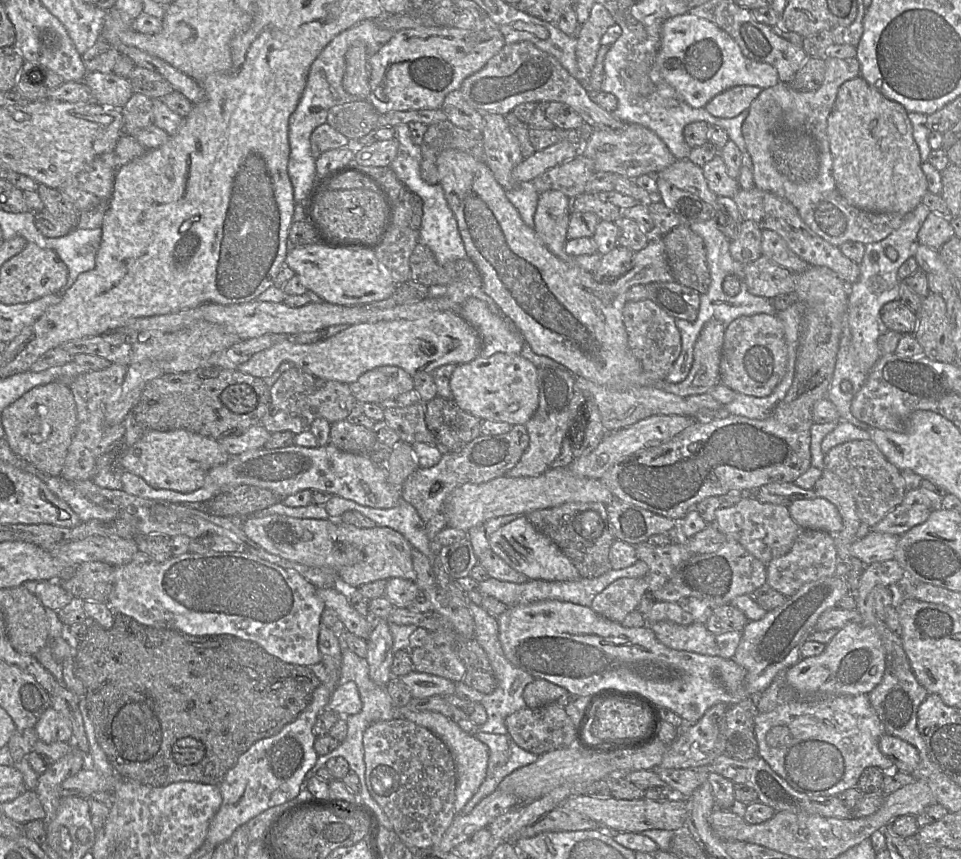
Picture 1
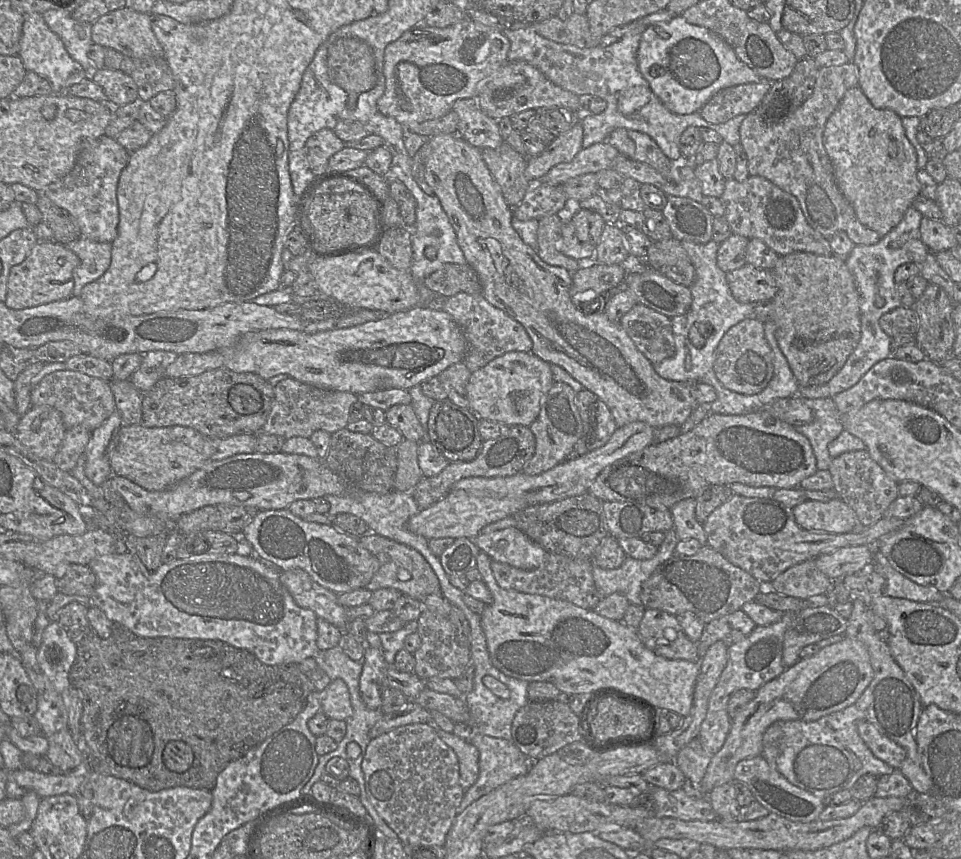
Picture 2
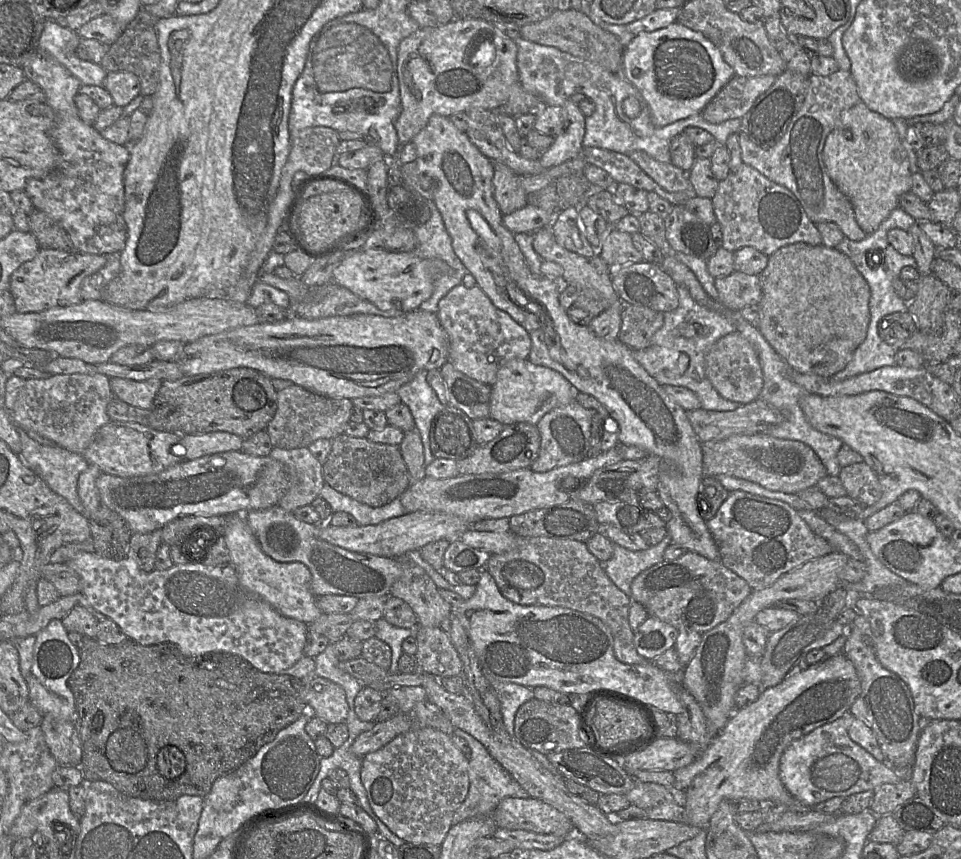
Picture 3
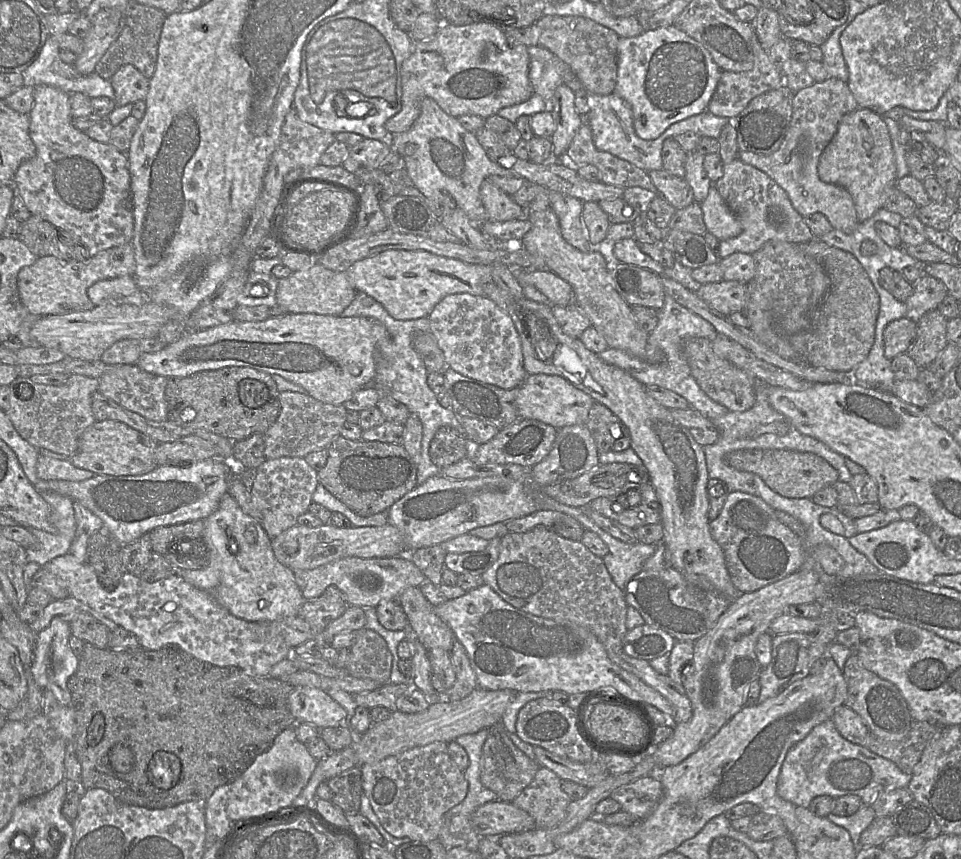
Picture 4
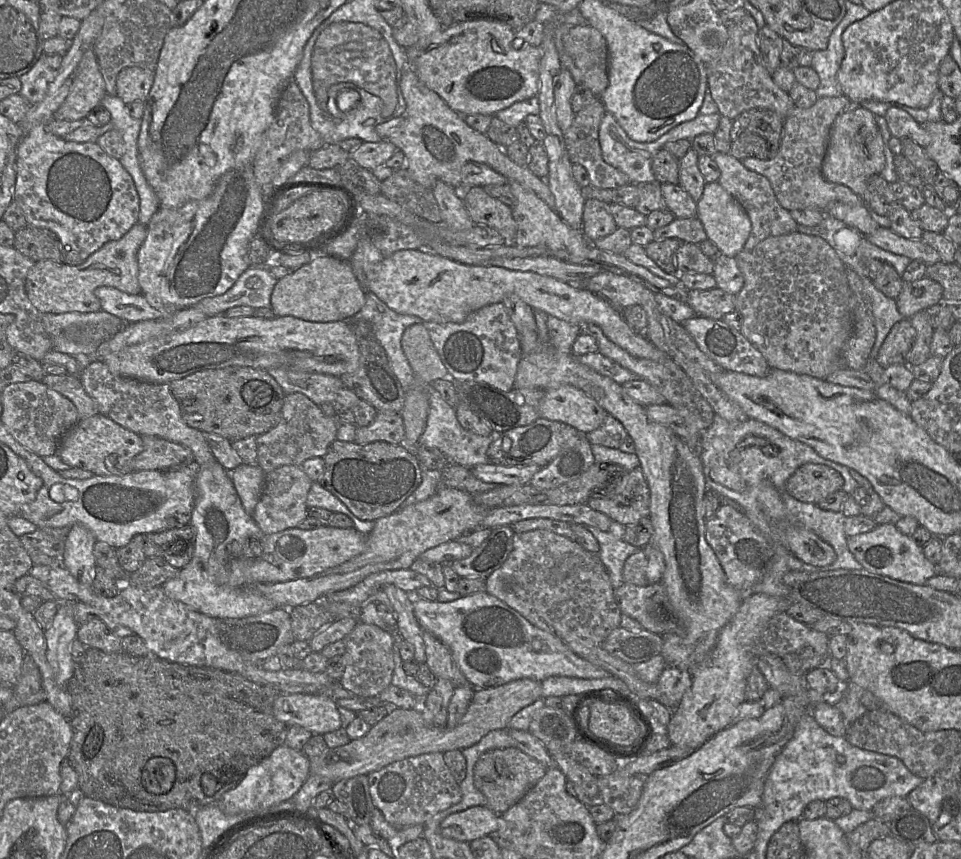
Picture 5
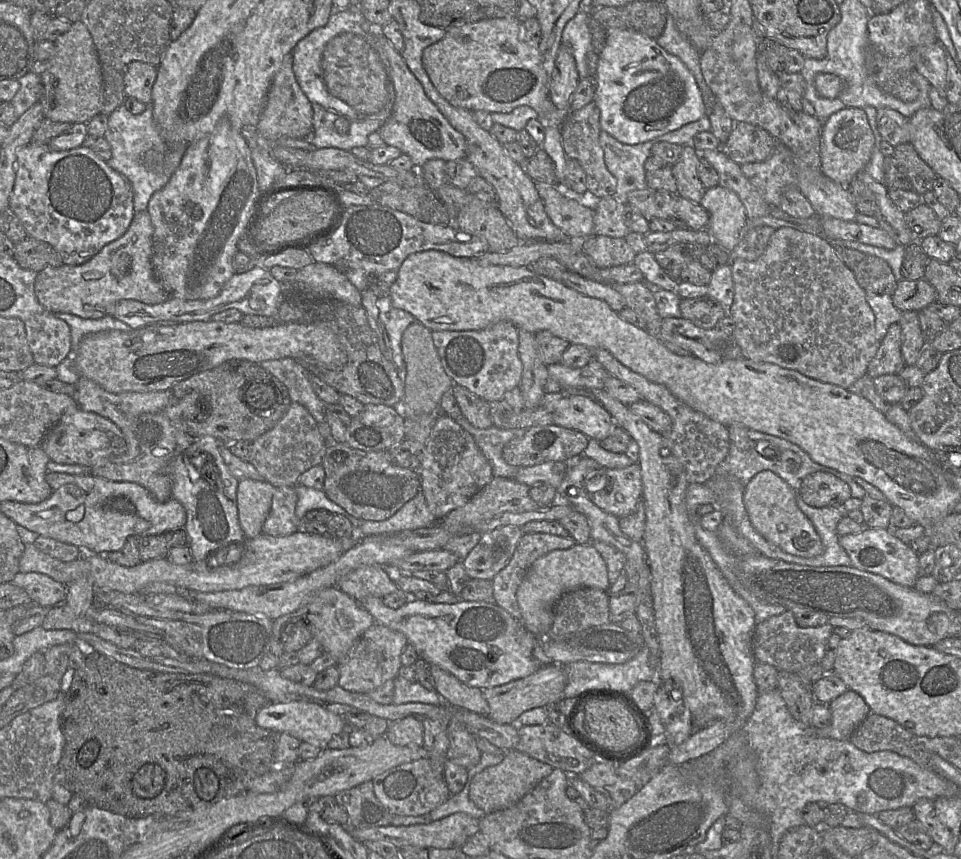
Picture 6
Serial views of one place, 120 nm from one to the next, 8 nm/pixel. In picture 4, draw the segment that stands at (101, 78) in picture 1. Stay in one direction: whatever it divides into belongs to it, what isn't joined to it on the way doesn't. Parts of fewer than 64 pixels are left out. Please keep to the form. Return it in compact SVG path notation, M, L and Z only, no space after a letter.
M133 65L121 66L110 79L116 106L123 107L144 100L149 89L149 81L150 79L147 79Z

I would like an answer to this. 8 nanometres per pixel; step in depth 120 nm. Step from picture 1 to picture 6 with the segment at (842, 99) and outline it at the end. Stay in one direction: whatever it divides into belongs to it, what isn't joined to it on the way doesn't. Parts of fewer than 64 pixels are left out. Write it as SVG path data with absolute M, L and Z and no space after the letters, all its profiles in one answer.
M846 107L823 122L820 138L821 173L844 187L869 163L875 139L862 108Z

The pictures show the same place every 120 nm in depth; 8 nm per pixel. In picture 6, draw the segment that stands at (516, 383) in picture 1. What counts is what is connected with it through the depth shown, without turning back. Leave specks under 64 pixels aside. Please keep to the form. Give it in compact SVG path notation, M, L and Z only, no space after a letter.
M568 394L553 411L554 424L573 429L589 439L601 441L608 437L616 426L605 408L591 397Z

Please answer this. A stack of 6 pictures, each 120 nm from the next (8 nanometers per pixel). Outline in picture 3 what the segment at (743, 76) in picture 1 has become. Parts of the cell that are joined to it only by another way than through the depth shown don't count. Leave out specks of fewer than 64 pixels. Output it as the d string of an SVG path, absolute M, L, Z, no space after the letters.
M678 21L651 32L640 32L625 47L622 74L647 102L655 126L701 114L722 87L735 76L720 50L701 32Z

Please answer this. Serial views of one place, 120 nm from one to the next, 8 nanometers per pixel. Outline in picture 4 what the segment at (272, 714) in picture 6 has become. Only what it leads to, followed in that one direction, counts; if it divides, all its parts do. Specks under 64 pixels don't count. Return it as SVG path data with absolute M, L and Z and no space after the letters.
M294 687L289 695L289 708L296 722L305 722L318 729L344 724L346 710L326 691L312 687Z

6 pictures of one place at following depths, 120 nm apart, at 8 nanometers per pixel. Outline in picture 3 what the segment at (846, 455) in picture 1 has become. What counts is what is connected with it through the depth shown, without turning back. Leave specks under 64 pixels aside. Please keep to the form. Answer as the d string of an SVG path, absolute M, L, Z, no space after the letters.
M864 461L842 467L838 477L847 496L864 506L876 504L882 496L876 472Z

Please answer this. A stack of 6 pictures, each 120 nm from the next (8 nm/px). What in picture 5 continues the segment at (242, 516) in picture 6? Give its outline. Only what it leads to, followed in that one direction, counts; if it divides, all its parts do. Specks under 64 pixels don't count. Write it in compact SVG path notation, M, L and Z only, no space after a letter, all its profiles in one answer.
M241 464L230 472L245 511L252 516L262 495L266 473L257 465Z

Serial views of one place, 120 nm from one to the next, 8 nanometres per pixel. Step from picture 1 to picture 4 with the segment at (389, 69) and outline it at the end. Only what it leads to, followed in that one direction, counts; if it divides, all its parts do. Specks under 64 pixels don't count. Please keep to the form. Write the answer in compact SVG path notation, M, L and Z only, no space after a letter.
M488 21L465 25L442 23L430 39L414 42L411 53L403 61L402 108L385 122L385 128L393 134L408 130L418 118L421 102L425 97L434 99L442 110L453 117L470 114L486 119L497 114L501 108L522 103L534 94L528 71L528 46L508 43L505 31L499 25Z

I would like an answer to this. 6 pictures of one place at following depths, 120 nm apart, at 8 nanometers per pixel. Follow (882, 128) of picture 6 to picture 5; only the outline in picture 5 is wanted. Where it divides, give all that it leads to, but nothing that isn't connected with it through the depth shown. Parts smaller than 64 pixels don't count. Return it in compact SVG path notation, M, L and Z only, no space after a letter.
M891 107L884 117L893 137L899 139L910 138L924 148L929 145L930 135L925 127L906 111Z

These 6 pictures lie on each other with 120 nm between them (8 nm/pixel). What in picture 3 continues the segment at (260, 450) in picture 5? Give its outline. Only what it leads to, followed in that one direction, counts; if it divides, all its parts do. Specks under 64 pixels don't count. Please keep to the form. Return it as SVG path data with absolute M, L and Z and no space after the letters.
M297 384L277 393L277 411L265 429L276 448L295 449L308 447L314 441L322 438L333 440L344 433L354 408L349 398L329 398L306 390Z

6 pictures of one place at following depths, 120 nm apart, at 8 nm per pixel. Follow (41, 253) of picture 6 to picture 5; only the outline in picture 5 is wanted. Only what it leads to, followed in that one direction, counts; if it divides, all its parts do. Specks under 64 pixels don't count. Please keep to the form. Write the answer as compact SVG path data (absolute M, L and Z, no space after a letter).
M26 225L15 232L13 247L34 262L52 260L63 263L60 241L46 228Z

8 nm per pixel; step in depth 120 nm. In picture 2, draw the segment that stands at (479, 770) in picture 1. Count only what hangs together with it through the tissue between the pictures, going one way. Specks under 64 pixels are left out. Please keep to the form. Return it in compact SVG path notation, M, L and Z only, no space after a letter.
M434 727L440 738L455 752L459 763L460 785L467 790L479 776L478 749L471 742L456 736L453 732Z

